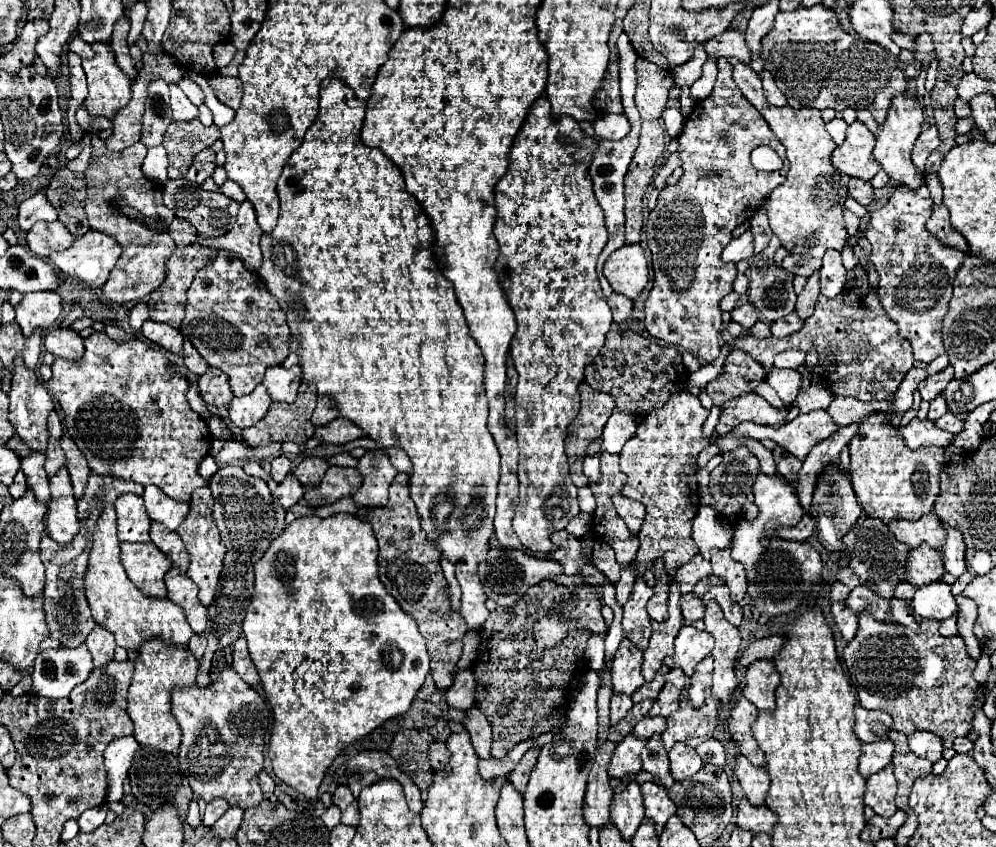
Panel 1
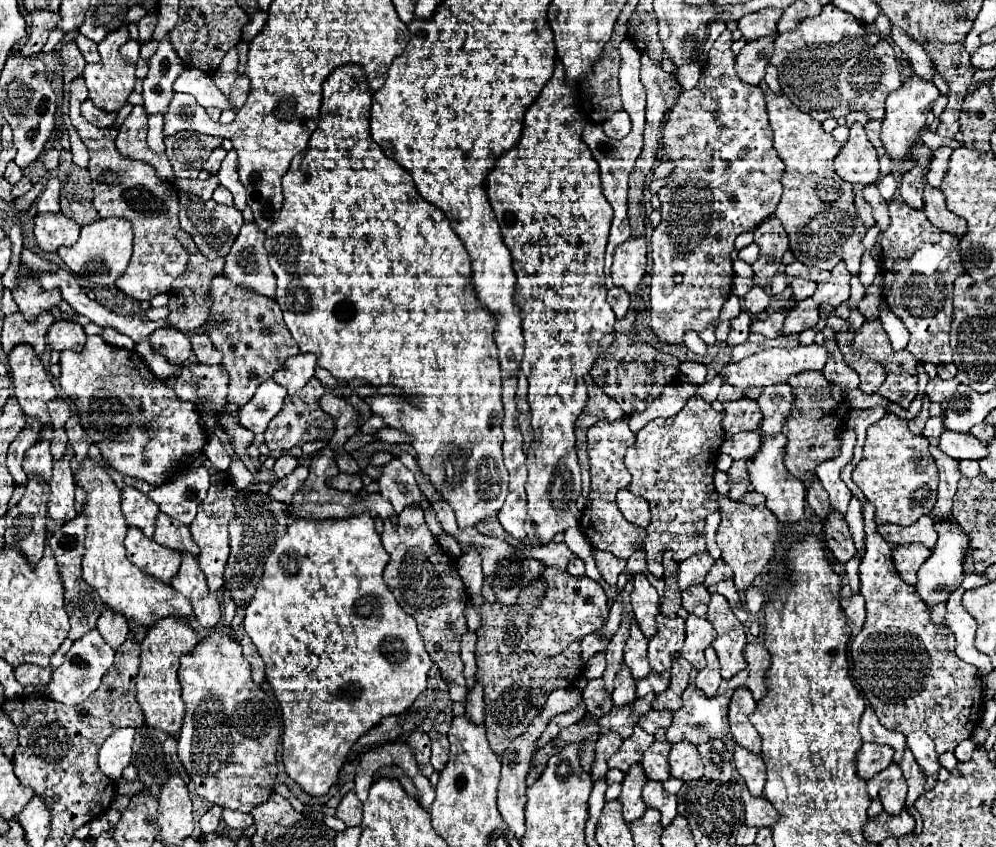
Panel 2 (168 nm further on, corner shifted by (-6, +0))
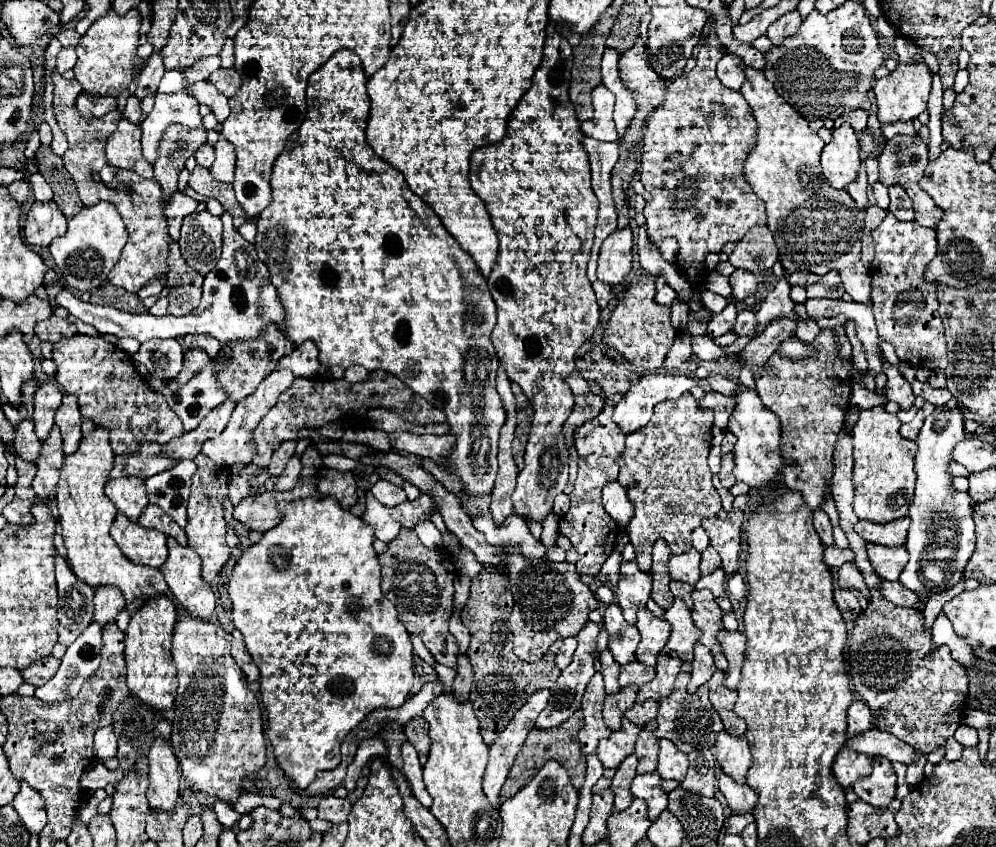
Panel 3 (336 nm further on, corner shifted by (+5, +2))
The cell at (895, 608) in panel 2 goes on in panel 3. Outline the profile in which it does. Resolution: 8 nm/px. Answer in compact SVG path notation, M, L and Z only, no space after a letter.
M839 433L839 441L835 445L835 471L831 479L831 493L839 511L839 525L849 539L849 547L855 553L855 565L859 567L867 589L869 589L869 605L859 613L855 627L849 635L849 653L845 671L851 679L853 691L863 699L871 715L875 717L875 727L881 731L889 731L915 747L921 753L931 753L945 745L949 737L953 737L955 729L961 725L965 705L967 705L967 669L951 659L949 647L941 645L933 649L931 631L925 627L923 613L909 607L897 607L883 597L879 591L881 579L877 577L869 557L867 543L855 533L853 525L859 521L853 513L853 439Z

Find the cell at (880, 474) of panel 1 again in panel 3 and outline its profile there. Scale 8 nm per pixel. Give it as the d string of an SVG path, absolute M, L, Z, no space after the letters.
M871 407L861 411L859 421L853 427L853 483L855 501L853 511L859 519L873 523L889 523L897 517L905 517L915 493L915 441L899 435L901 421L887 413L885 407Z

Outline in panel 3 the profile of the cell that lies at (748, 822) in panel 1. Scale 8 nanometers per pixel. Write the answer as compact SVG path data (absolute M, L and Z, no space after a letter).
M725 773L719 775L719 789L733 813L751 813L757 805L757 793L749 785L739 785Z

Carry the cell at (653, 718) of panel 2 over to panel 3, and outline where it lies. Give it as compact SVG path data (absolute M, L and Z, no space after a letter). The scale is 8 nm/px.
M645 701L645 703L635 703L635 707L625 713L625 717L627 717L631 723L643 727L647 721L651 721L651 719L657 717L657 711L659 711L657 701Z

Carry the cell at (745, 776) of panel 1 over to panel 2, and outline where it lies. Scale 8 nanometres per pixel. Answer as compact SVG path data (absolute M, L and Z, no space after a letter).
M736 745L734 765L736 765L738 773L742 775L742 779L746 781L746 787L750 789L750 793L760 797L764 783L766 783L766 765L764 765L762 757L744 749L742 745Z

